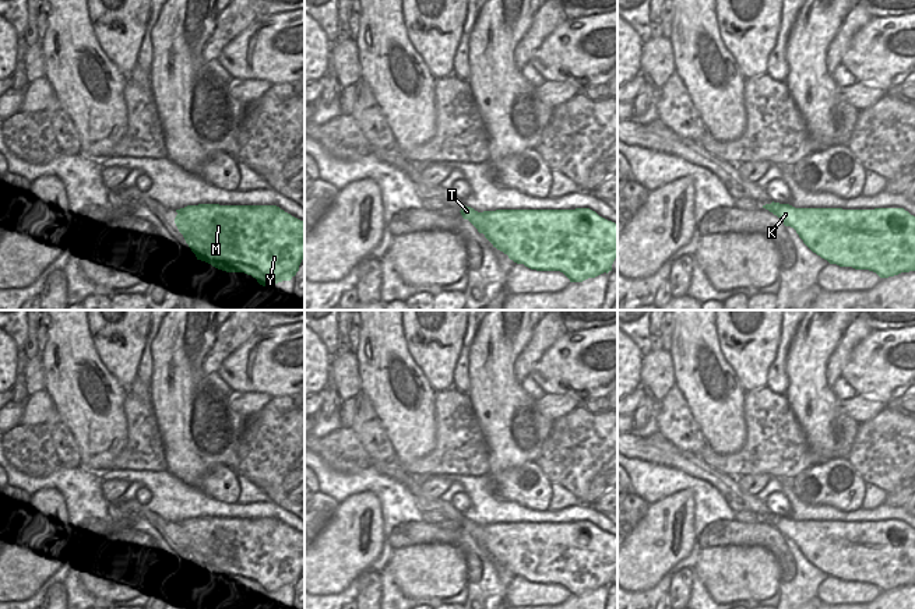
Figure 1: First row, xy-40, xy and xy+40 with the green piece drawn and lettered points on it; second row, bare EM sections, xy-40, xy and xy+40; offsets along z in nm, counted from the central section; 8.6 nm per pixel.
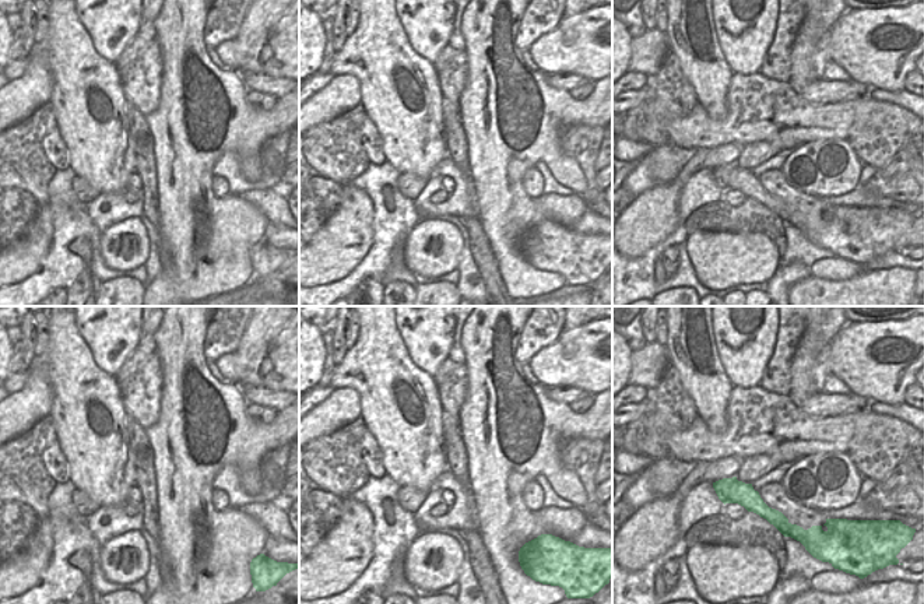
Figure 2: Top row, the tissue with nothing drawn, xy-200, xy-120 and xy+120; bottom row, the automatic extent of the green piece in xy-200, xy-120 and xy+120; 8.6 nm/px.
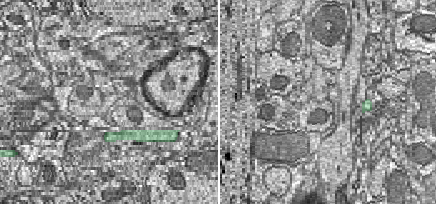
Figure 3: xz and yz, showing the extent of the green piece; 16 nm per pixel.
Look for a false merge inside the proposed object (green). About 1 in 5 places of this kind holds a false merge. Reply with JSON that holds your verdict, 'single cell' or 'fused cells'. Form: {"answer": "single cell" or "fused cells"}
{"answer": "single cell"}

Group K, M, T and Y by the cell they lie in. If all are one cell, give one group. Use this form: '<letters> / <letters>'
K M T Y

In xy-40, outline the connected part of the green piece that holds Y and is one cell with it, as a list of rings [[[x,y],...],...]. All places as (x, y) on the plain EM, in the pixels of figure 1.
[[[198,517],[176,522],[175,536],[197,573],[226,585],[244,585],[263,599],[291,594],[305,571],[305,534],[277,518]]]

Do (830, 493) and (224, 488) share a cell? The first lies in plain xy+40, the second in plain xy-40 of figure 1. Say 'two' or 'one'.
one

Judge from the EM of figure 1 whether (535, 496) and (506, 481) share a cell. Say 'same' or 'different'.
same

